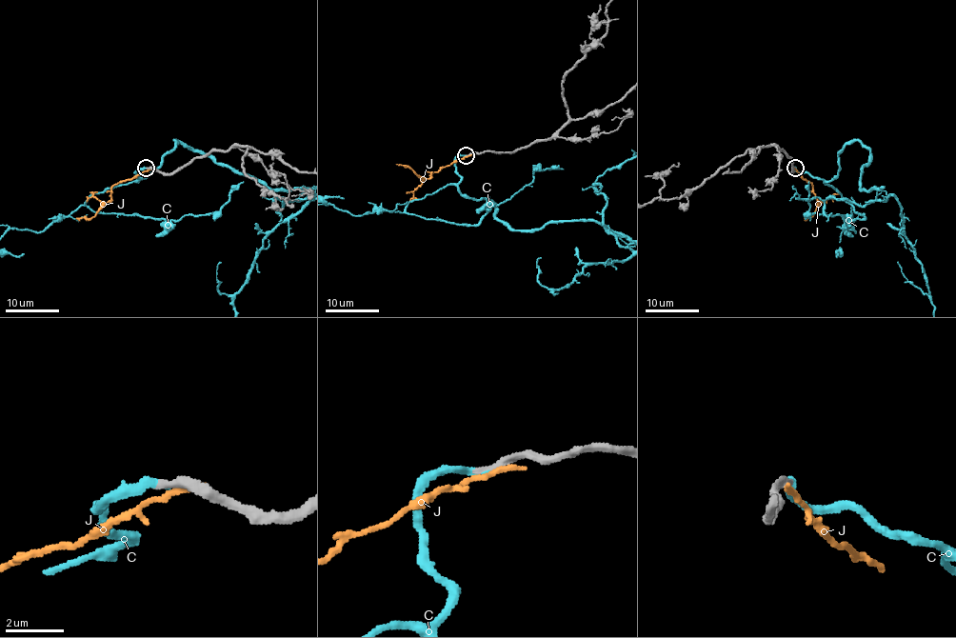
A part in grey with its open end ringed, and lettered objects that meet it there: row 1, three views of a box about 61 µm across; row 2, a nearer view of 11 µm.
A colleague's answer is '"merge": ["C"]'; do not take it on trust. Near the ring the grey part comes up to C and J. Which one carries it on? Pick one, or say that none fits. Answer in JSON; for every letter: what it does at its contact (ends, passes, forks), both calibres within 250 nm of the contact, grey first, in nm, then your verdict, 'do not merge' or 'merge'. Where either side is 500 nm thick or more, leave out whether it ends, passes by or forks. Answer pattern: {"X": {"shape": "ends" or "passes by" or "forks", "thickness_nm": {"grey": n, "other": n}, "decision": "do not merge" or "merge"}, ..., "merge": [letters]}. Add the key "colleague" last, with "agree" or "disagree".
{"C": {"shape": "ends", "thickness_nm": {"grey": 280, "other": 280}, "decision": "merge"}, "J": {"shape": "ends", "thickness_nm": {"grey": 340, "other": 240}, "decision": "do not merge"}, "merge": ["C"], "colleague": "agree"}

